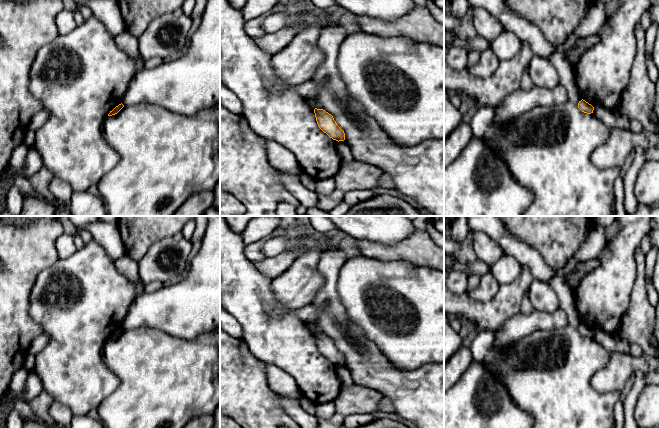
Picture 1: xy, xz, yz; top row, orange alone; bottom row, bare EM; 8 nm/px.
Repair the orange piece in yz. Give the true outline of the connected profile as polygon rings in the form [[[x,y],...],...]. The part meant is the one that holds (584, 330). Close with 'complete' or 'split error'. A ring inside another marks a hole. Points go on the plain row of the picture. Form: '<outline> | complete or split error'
[[[583,323],[579,325],[578,332],[582,336],[587,337],[587,338],[593,337],[593,334],[594,334],[594,331]]] | complete

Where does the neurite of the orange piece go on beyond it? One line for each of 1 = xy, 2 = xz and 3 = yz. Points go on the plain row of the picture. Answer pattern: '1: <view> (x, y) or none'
1: none
2: none
3: none

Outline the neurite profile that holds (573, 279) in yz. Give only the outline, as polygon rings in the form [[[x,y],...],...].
[[[597,257],[587,262],[578,264],[577,267],[566,278],[566,284],[570,291],[574,293],[580,283],[580,280],[599,265],[600,261]]]

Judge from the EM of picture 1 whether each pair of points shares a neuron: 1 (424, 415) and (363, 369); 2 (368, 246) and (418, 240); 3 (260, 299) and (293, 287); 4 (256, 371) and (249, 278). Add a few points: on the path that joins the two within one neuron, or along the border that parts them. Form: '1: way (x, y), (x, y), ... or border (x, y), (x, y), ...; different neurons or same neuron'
1: way (409, 400), (389, 380), (378, 374); same neuron
2: way (380, 250), (406, 250); same neuron
3: border (271, 279), (271, 292), (281, 303), (291, 309); different neurons
4: border (241, 339), (248, 350), (265, 363); different neurons

